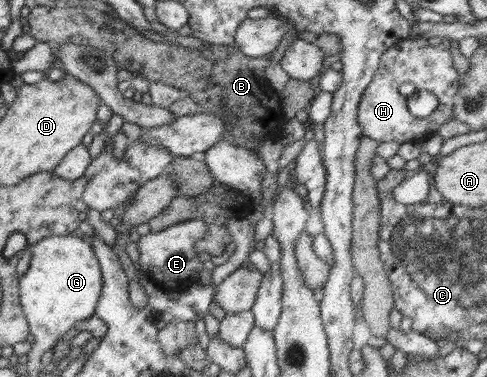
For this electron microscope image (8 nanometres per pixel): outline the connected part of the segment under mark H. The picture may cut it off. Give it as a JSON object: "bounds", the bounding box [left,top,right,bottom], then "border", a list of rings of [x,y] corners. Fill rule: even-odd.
{"bounds":[357,38,460,144],"border":[[[433,38],[428,41],[404,39],[397,45],[384,51],[376,75],[372,78],[372,82],[368,84],[368,87],[366,87],[366,90],[362,93],[360,102],[358,103],[357,121],[362,128],[363,135],[378,141],[378,143],[415,142],[421,144],[428,137],[435,135],[436,130],[440,128],[441,124],[455,119],[453,115],[453,98],[458,87],[460,87],[460,76],[458,76],[458,72],[453,68],[450,43],[451,41],[446,38]],[[404,83],[414,84],[416,89],[427,90],[434,94],[438,99],[437,110],[432,112],[432,114],[428,115],[426,118],[412,116],[406,108],[407,97],[404,97],[404,95],[398,91],[398,87]]]}

